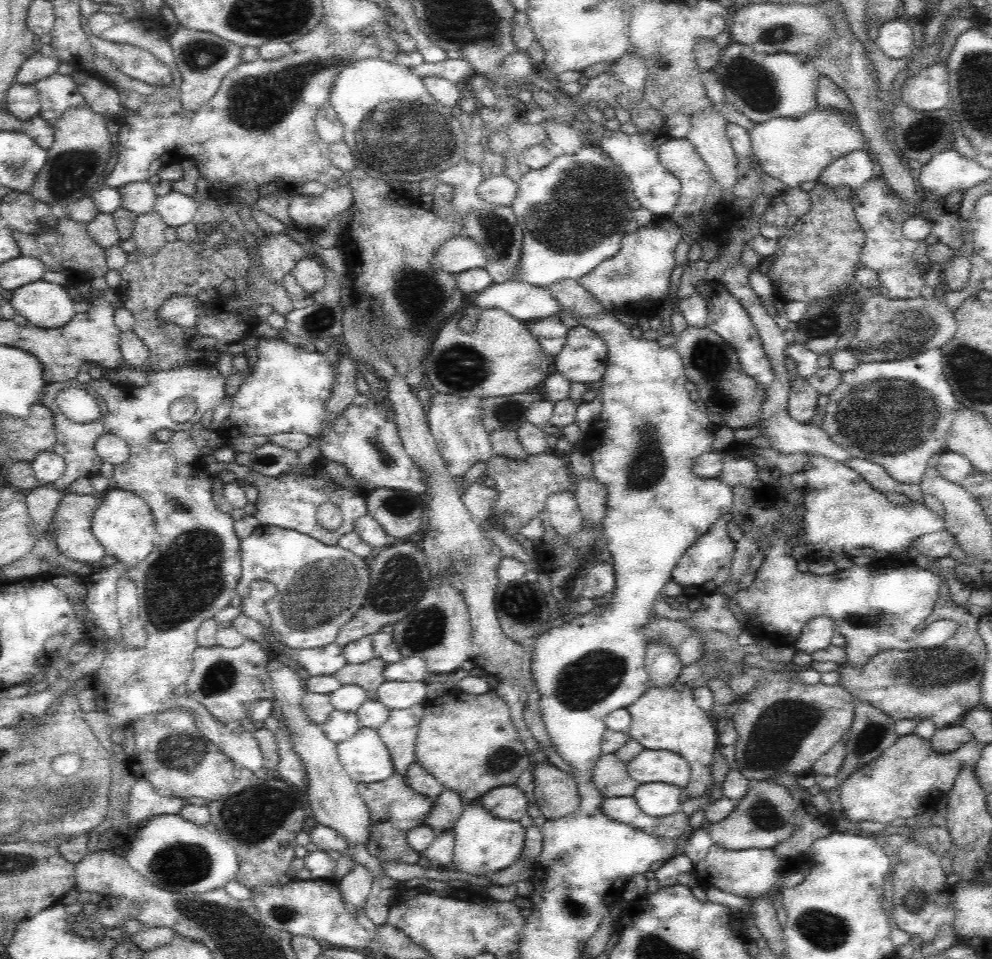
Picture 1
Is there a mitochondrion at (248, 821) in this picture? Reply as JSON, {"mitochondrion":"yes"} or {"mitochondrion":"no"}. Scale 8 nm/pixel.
{"mitochondrion":"yes"}

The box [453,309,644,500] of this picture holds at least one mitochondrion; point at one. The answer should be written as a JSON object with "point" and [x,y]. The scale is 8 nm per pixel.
{"point":[505,411]}

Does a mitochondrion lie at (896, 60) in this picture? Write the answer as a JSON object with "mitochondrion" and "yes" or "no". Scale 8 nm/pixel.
{"mitochondrion":"no"}

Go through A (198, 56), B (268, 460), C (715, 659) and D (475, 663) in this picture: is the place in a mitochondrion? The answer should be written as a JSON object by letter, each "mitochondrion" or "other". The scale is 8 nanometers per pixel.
{"A":"mitochondrion","B":"mitochondrion","C":"mitochondrion","D":"other"}

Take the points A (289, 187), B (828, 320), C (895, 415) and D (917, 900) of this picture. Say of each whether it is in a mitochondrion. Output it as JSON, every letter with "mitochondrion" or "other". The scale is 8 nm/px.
{"A":"other","B":"mitochondrion","C":"mitochondrion","D":"mitochondrion"}

